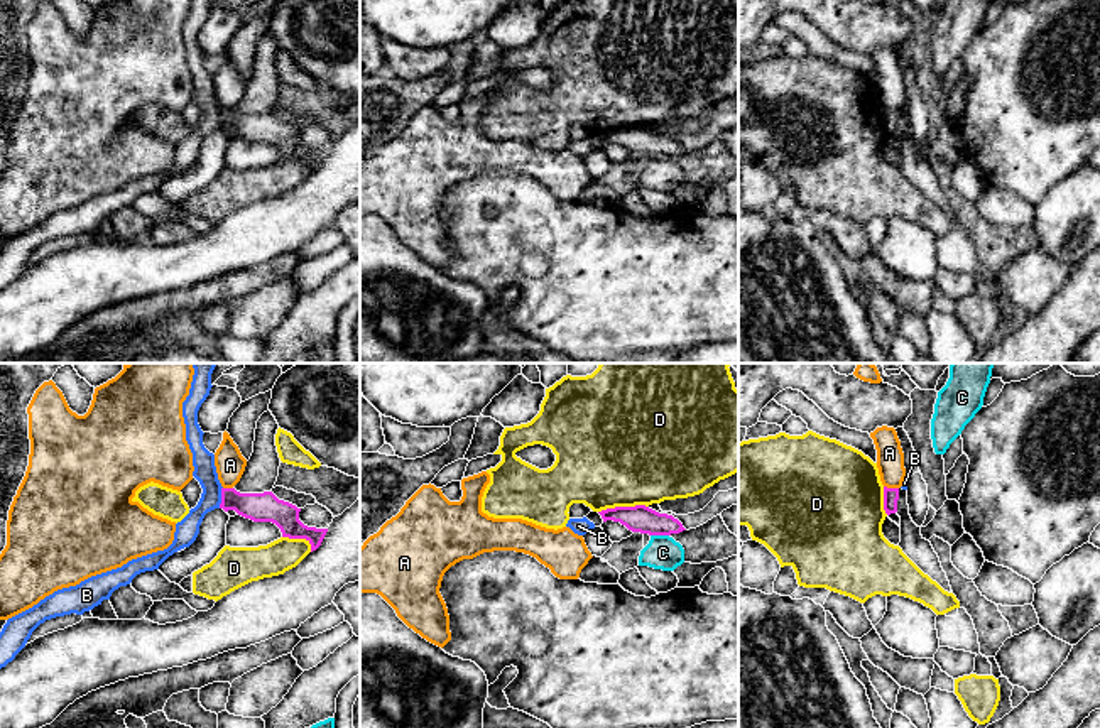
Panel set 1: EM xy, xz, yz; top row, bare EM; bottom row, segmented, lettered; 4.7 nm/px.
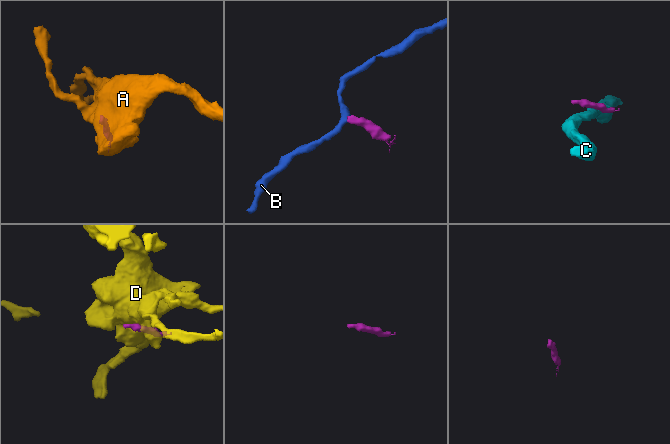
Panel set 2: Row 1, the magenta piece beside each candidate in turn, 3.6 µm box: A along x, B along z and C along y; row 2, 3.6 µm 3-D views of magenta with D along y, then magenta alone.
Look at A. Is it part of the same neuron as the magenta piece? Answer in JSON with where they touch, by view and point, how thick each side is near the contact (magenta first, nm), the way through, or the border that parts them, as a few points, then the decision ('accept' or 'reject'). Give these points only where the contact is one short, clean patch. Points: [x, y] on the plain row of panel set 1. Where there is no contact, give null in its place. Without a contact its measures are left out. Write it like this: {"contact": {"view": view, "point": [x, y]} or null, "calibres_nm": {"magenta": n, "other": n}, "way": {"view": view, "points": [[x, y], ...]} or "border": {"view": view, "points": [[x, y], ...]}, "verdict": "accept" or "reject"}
{"contact": {"view": "yz", "point": [891, 110]}, "calibres_nm": {"magenta": 80, "other": 130}, "border": {"view": "yz", "points": [[884, 107], [898, 110]]}, "verdict": "reject"}

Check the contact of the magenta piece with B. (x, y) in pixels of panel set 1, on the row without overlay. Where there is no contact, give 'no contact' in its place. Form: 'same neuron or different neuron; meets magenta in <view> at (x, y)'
different neuron; meets magenta in xy at (222, 119)

